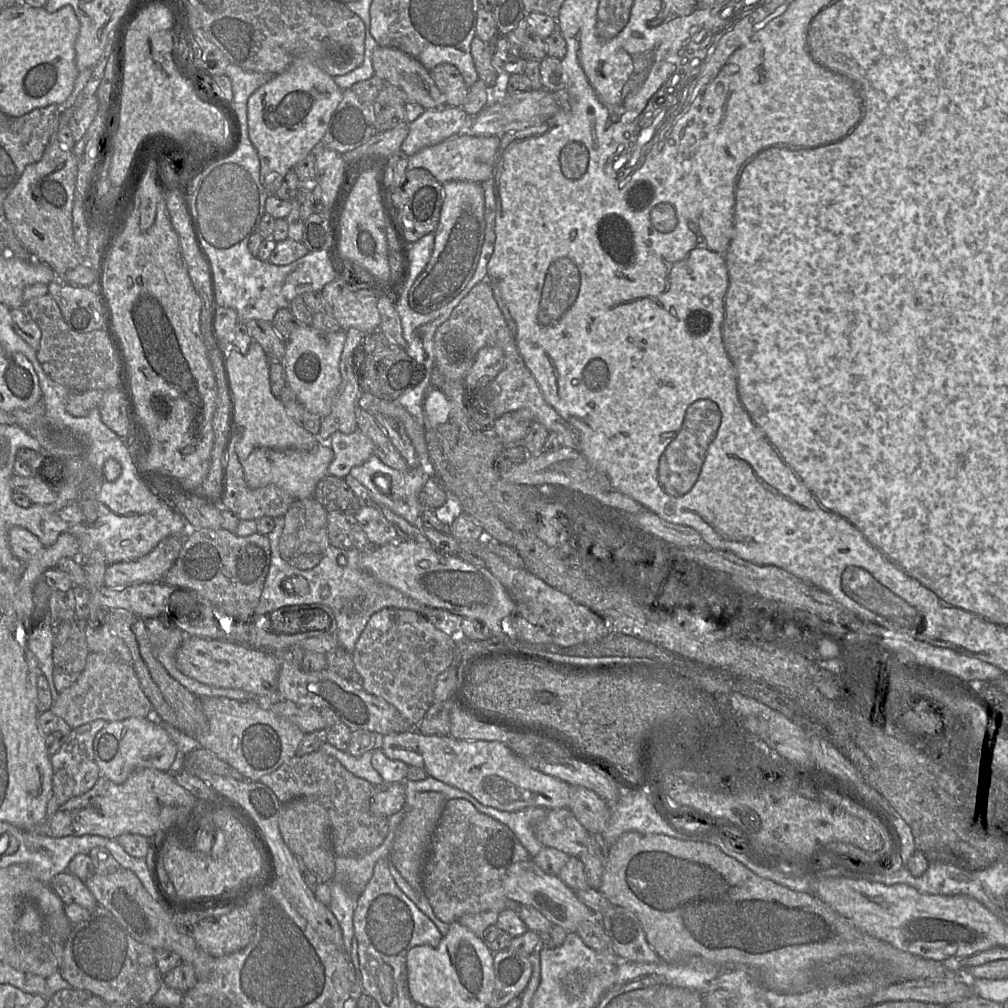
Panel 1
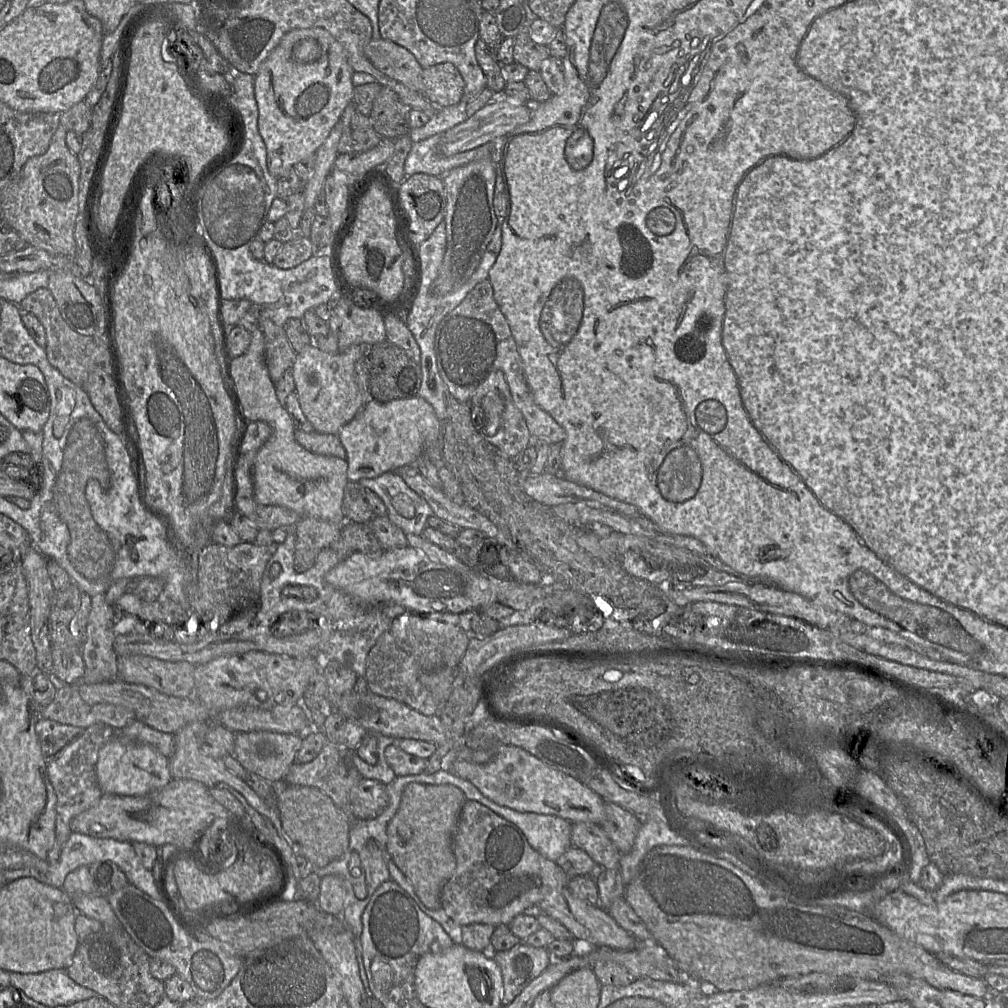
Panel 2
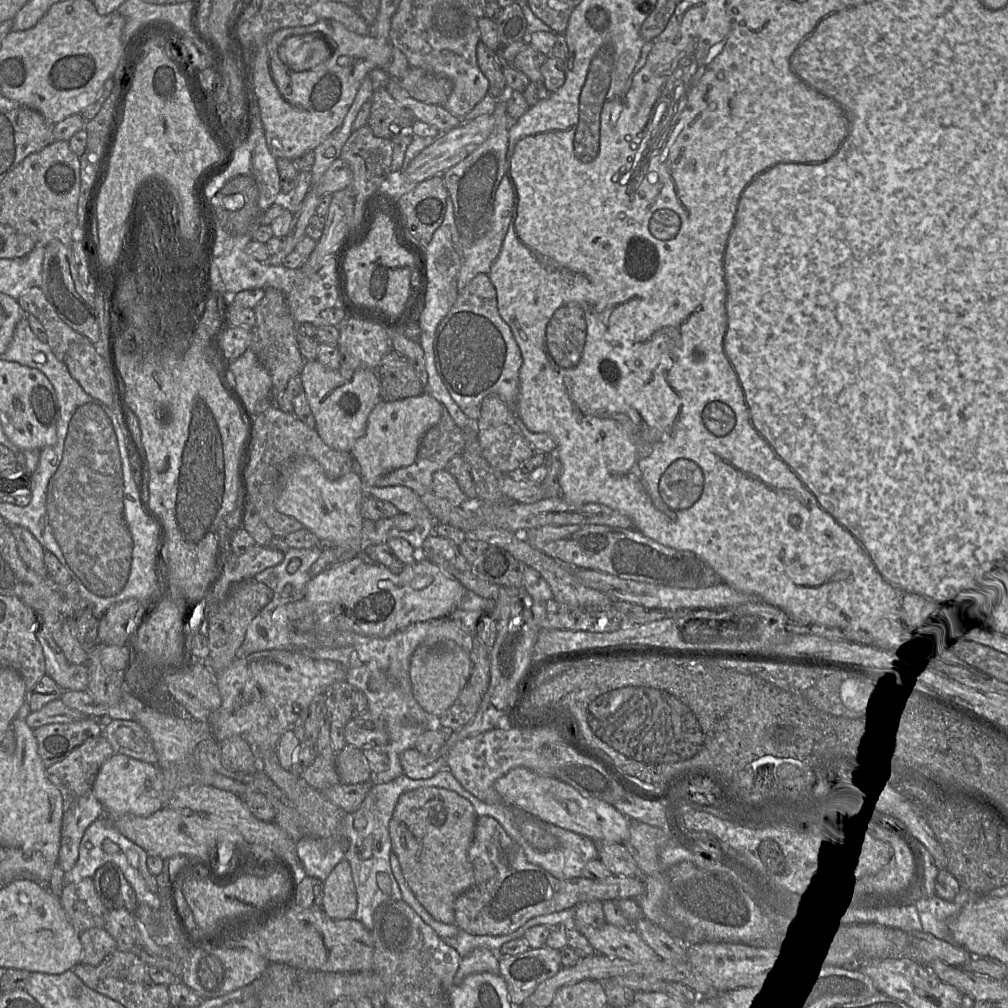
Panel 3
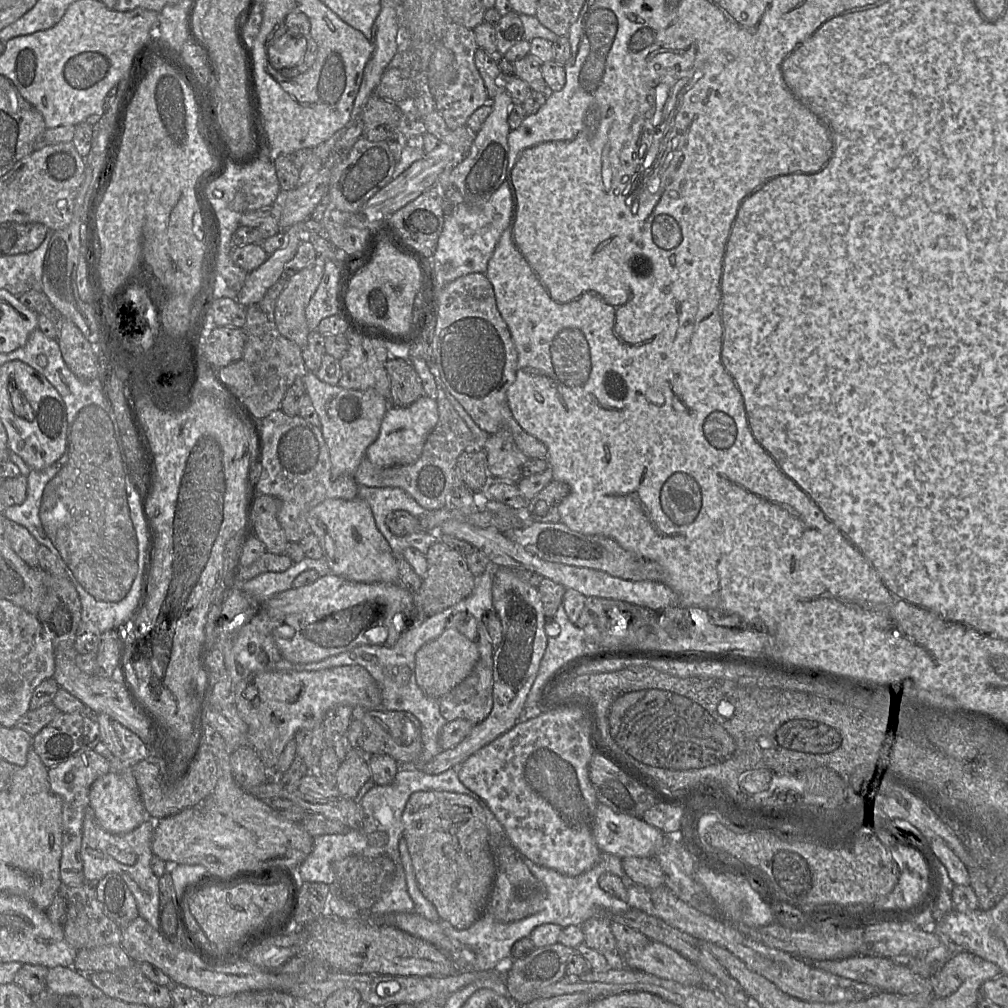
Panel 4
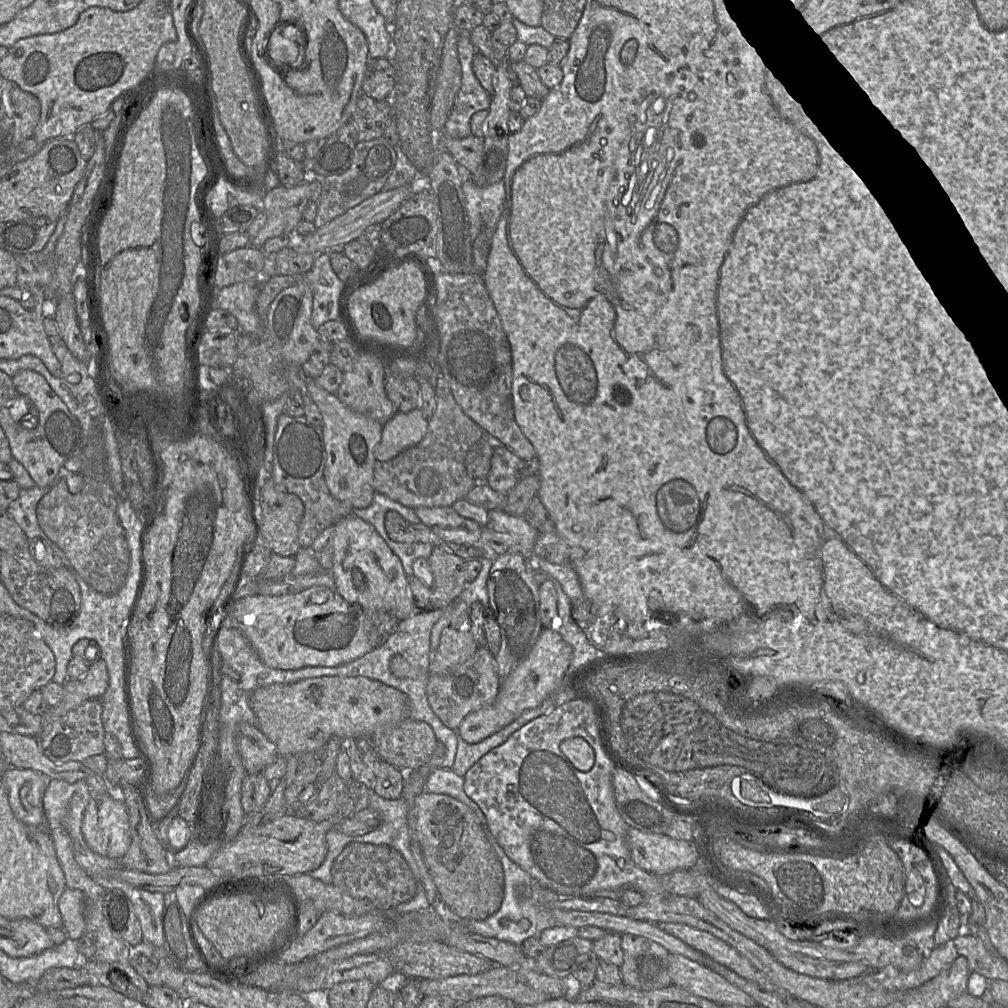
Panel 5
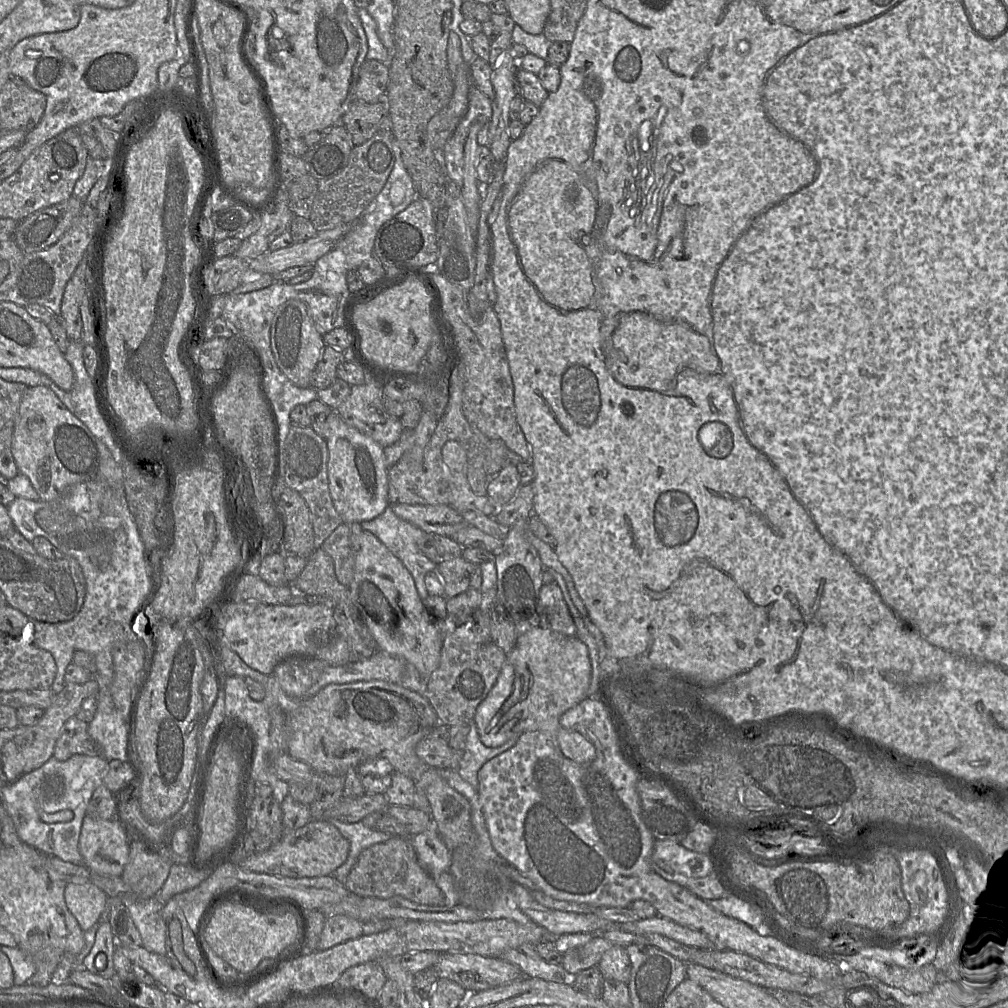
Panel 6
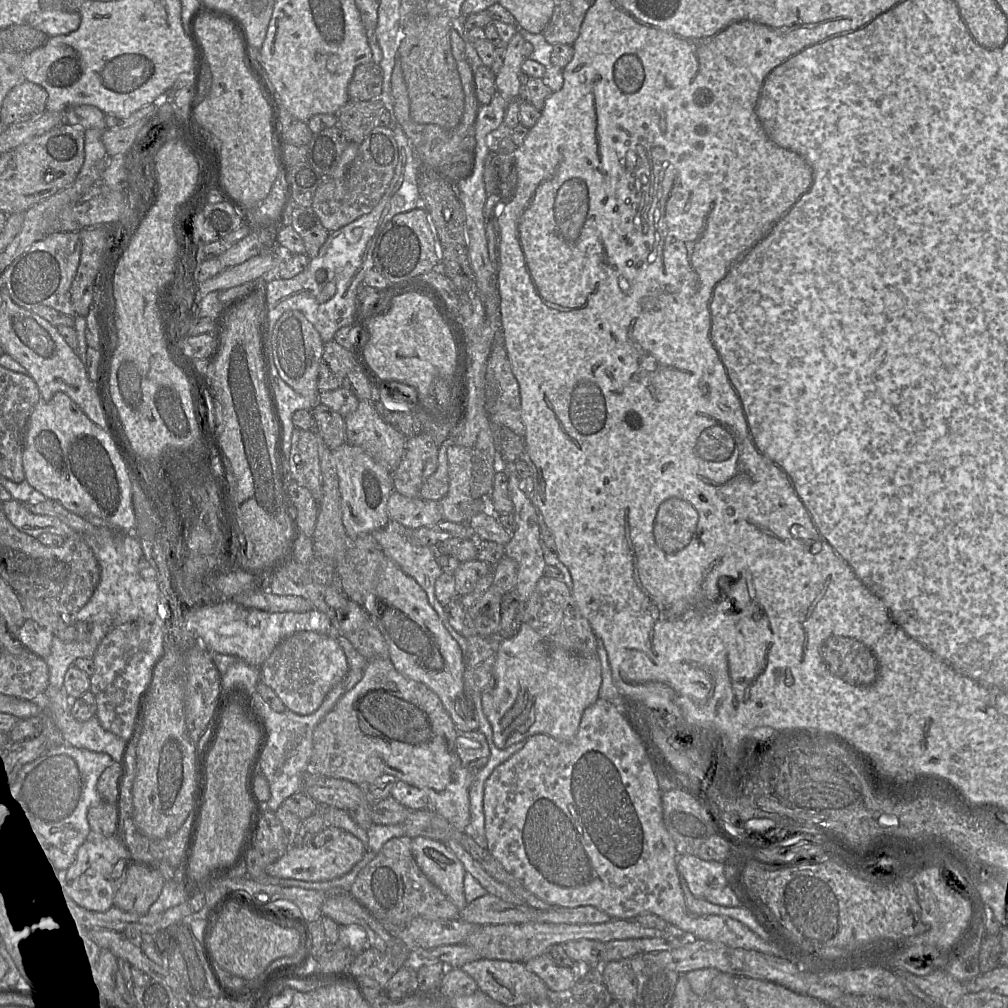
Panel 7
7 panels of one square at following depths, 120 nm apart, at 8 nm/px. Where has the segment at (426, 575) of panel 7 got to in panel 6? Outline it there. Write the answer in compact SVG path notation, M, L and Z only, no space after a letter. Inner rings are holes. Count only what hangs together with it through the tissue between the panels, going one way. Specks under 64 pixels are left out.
M389 504L382 514L372 520L362 521L363 530L374 534L407 568L413 577L417 591L426 607L426 599L429 592L425 586L425 576L432 570L437 569L437 564L429 559L420 544L431 538L430 534L424 532L414 524L399 518L392 509L392 504Z

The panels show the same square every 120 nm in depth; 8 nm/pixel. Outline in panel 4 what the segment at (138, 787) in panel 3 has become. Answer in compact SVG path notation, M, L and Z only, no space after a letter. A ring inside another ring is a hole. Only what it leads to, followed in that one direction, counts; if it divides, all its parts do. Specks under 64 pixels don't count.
M112 771L99 777L91 785L89 806L94 812L98 825L112 834L126 834L149 818L141 801L136 780L132 776L122 776Z

